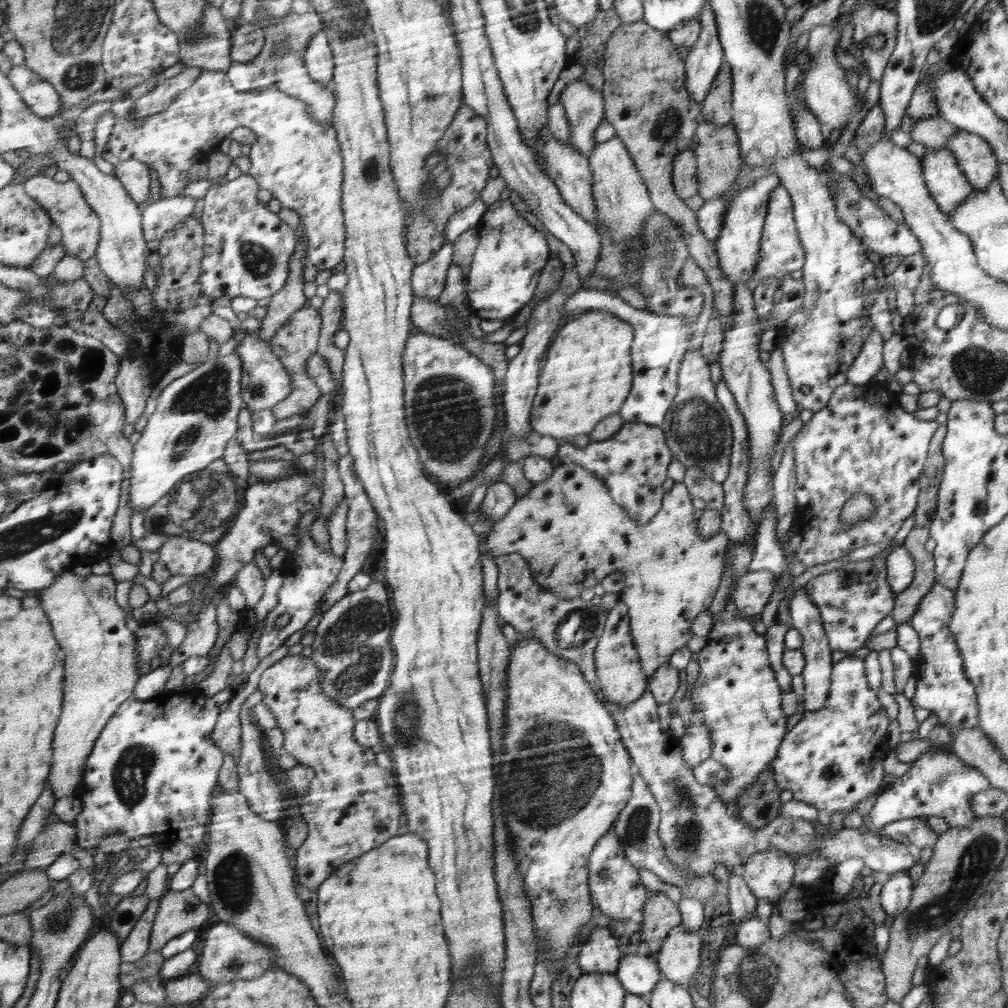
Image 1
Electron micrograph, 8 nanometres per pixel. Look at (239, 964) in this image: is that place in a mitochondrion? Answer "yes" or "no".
yes

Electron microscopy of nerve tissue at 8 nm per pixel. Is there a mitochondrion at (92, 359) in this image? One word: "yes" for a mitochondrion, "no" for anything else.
yes

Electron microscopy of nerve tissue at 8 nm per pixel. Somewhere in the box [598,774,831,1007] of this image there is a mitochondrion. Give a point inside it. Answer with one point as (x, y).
(755, 974)

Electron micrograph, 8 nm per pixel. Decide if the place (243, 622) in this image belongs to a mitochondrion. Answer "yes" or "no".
no

